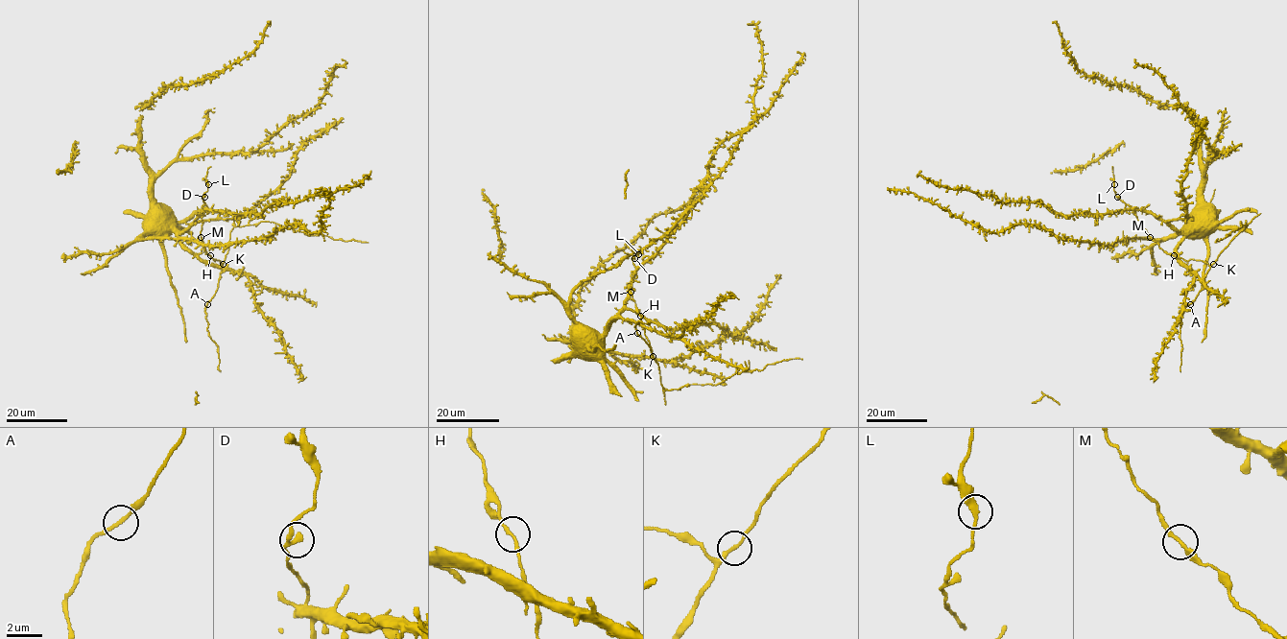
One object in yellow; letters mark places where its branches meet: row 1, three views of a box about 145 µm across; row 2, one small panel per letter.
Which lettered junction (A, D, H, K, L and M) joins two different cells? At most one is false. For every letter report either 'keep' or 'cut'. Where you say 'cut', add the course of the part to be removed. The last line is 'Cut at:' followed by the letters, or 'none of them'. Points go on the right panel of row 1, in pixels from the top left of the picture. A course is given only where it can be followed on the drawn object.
A: keep
D: keep
H: keep
K: keep
L: cut; course (1113, 184), (1112, 166)
M: keep
Cut at: L

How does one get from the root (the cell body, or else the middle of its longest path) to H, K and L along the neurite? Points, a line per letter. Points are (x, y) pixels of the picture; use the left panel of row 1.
H: (181, 231), (202, 210), (201, 236), (210, 256)
K: (181, 231), (202, 210), (202, 246), (211, 258), (223, 264)
L: (181, 231), (206, 207), (202, 198), (208, 184)

